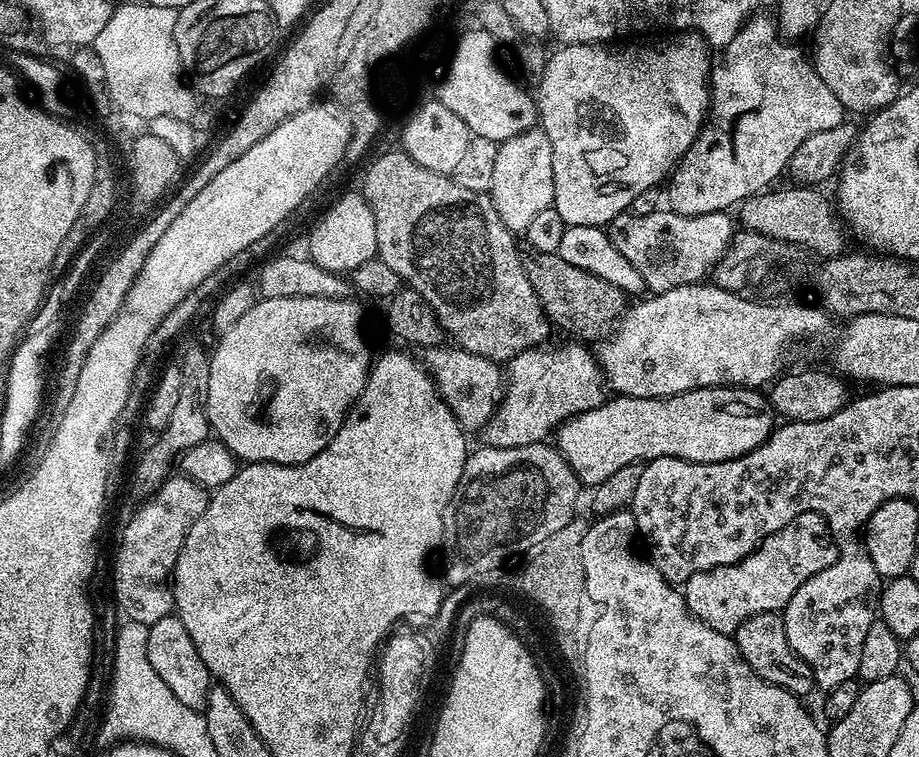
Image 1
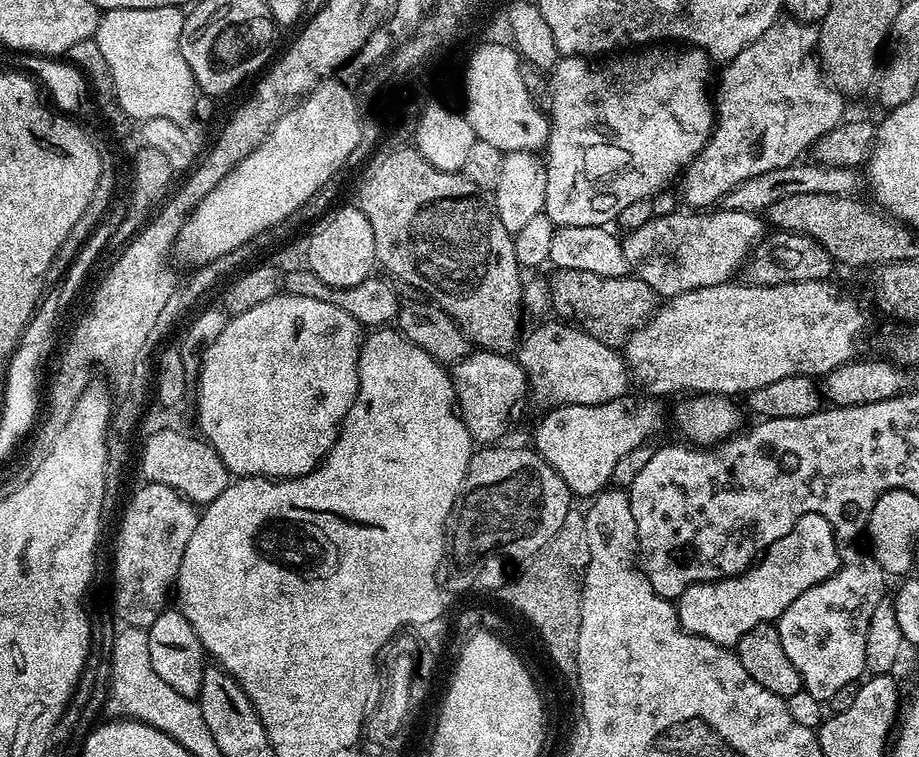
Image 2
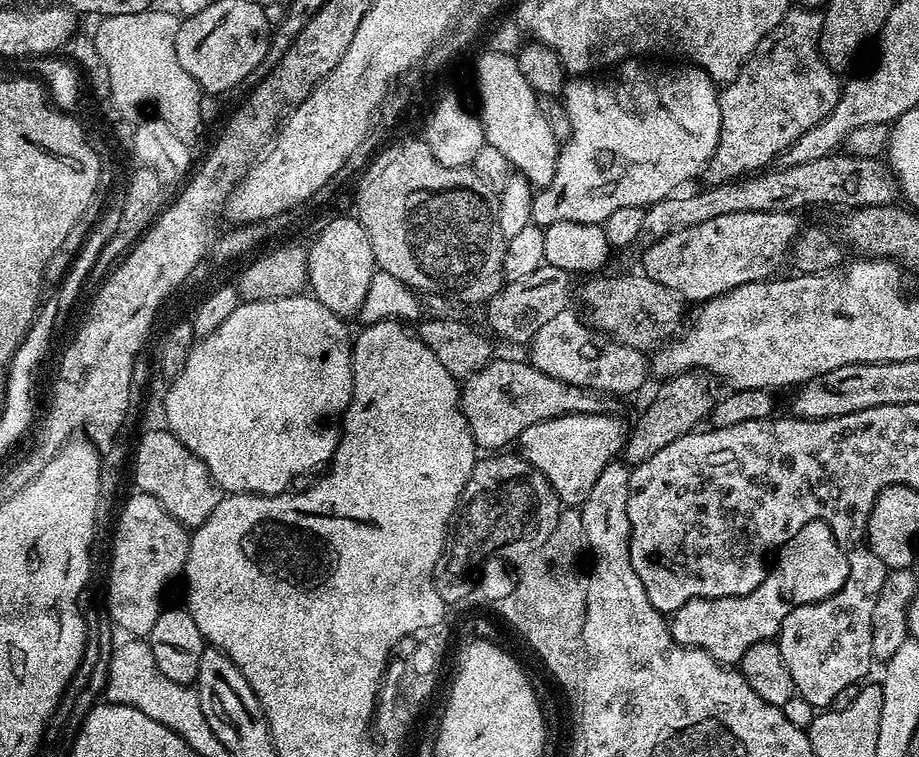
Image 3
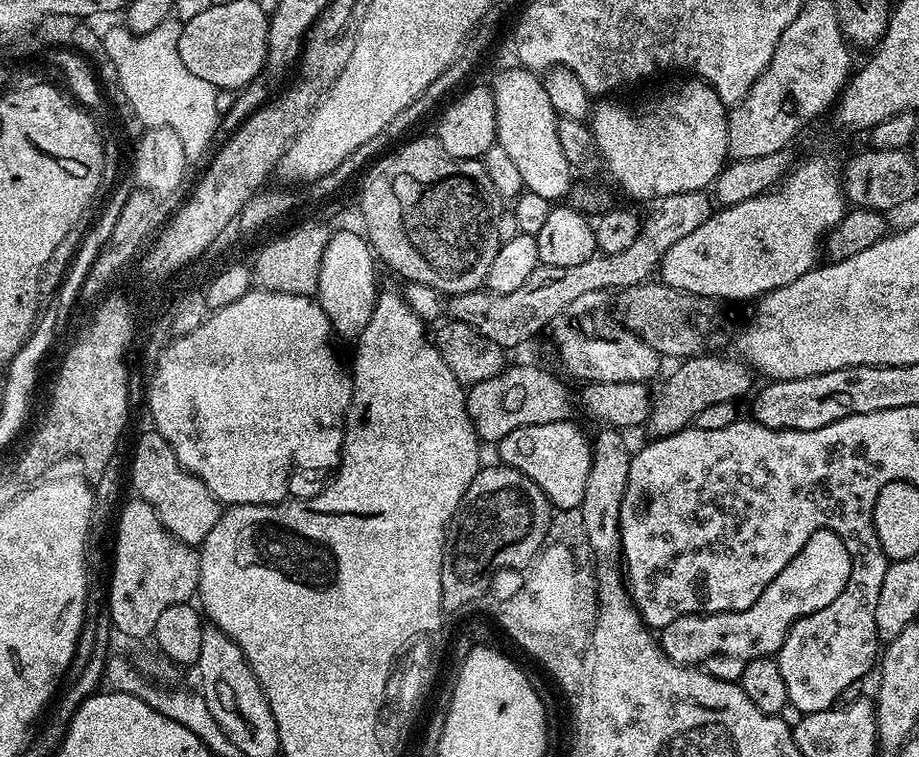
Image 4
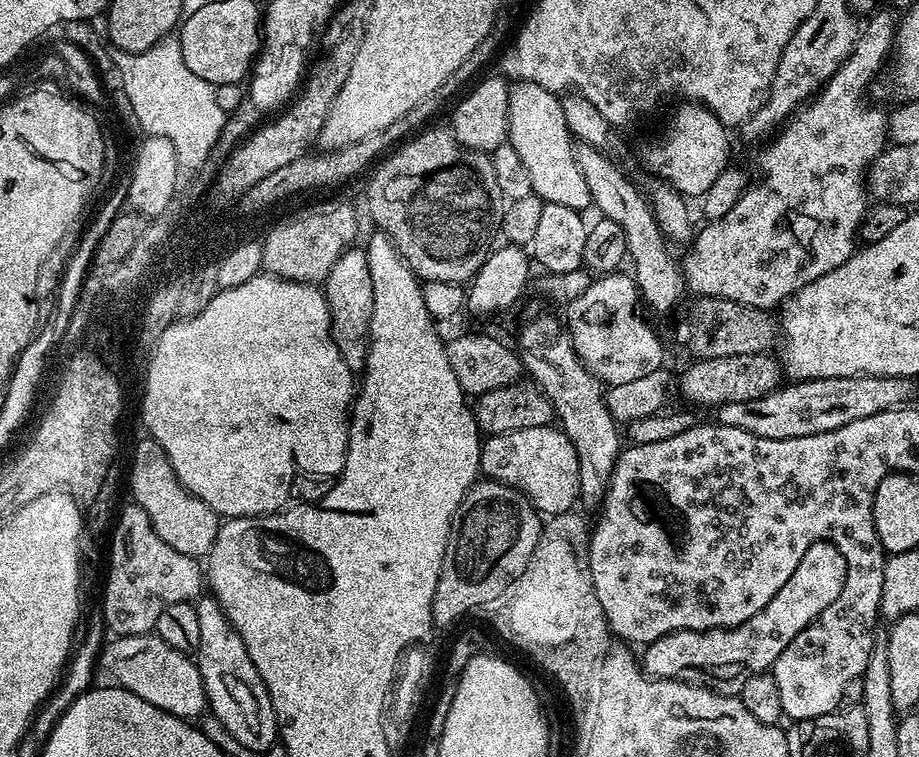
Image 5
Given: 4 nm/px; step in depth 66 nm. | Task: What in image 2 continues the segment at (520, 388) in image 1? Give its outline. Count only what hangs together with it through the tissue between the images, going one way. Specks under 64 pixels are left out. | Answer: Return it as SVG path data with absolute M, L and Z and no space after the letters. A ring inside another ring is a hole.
M540 324L519 341L514 358L528 376L528 387L548 406L581 404L598 406L629 395L628 365L617 349L598 342L575 324ZM528 336L528 337L527 337Z

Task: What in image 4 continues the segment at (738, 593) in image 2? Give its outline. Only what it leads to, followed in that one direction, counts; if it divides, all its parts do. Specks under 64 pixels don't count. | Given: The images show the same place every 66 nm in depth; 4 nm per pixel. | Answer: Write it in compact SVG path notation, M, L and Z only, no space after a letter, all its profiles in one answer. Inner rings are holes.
M818 530L810 534L806 546L786 562L782 574L762 590L758 602L741 612L710 612L674 618L674 622L659 629L660 649L675 664L702 668L720 680L739 681L750 662L779 653L797 620L830 606L830 602L846 590L851 569L852 556L846 550L846 542L830 530Z

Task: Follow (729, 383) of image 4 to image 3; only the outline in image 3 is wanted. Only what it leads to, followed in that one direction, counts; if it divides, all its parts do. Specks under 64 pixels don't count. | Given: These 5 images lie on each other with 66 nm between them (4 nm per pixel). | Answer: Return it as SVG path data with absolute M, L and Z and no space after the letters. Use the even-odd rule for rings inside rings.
M693 370L691 372L679 372L676 376L669 376L663 381L664 384L652 396L652 401L644 408L644 413L636 420L636 425L631 425L630 431L627 433L622 449L622 459L625 464L635 466L646 462L646 458L650 458L654 454L658 454L658 450L663 450L666 446L670 446L670 442L675 442L677 438L682 438L687 432L693 431L697 427L696 424L700 419L702 421L709 415L712 406L718 400L717 394L712 393L713 377L703 370Z

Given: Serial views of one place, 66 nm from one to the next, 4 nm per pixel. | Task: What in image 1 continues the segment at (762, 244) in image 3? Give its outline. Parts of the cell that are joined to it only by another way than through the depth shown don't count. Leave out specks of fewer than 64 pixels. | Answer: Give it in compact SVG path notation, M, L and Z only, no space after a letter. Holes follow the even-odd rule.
M631 210L614 217L606 225L610 242L642 274L644 287L655 294L674 290L674 286L701 283L722 258L734 235L728 212L711 212L697 216L679 216L671 210L657 210L636 216Z

